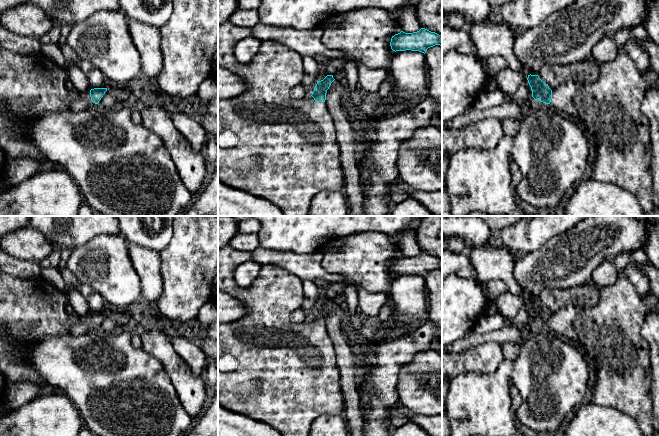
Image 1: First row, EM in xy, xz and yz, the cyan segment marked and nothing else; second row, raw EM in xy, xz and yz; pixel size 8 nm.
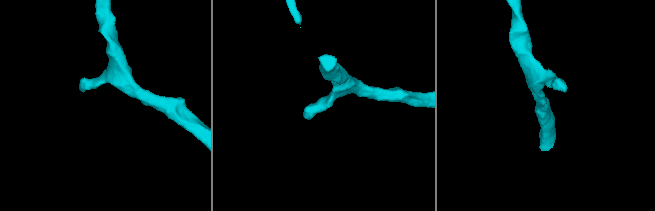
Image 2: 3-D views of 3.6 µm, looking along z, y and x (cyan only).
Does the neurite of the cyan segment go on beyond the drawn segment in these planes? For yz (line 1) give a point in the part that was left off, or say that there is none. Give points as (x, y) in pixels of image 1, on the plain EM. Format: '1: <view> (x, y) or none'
1: yz (609, 331)

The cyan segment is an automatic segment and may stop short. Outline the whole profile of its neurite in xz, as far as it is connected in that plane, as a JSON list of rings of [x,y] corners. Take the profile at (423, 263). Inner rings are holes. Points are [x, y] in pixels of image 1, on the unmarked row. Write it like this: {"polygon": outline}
{"polygon": [[[421,252],[417,256],[405,257],[401,255],[391,262],[390,270],[393,275],[419,275],[426,277],[427,273],[435,269],[442,270],[442,260]]]}

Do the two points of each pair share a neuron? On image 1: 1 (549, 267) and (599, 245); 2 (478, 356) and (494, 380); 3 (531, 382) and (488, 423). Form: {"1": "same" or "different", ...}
{"1": "same", "2": "different", "3": "different"}

